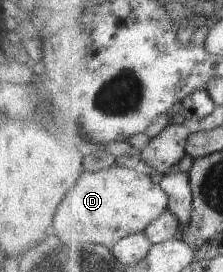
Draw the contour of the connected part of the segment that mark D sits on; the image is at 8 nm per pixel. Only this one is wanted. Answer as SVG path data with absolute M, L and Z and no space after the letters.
M116 165L92 173L86 171L80 176L76 188L68 186L61 201L57 204L49 232L56 235L63 245L68 245L68 242L72 242L74 245L76 245L76 242L78 244L80 242L98 243L109 251L115 243L123 240L126 236L145 233L147 227L152 225L156 218L160 218L160 214L163 214L164 210L169 209L169 206L170 198L167 192L160 186L159 180L151 175L138 174L135 170Z

